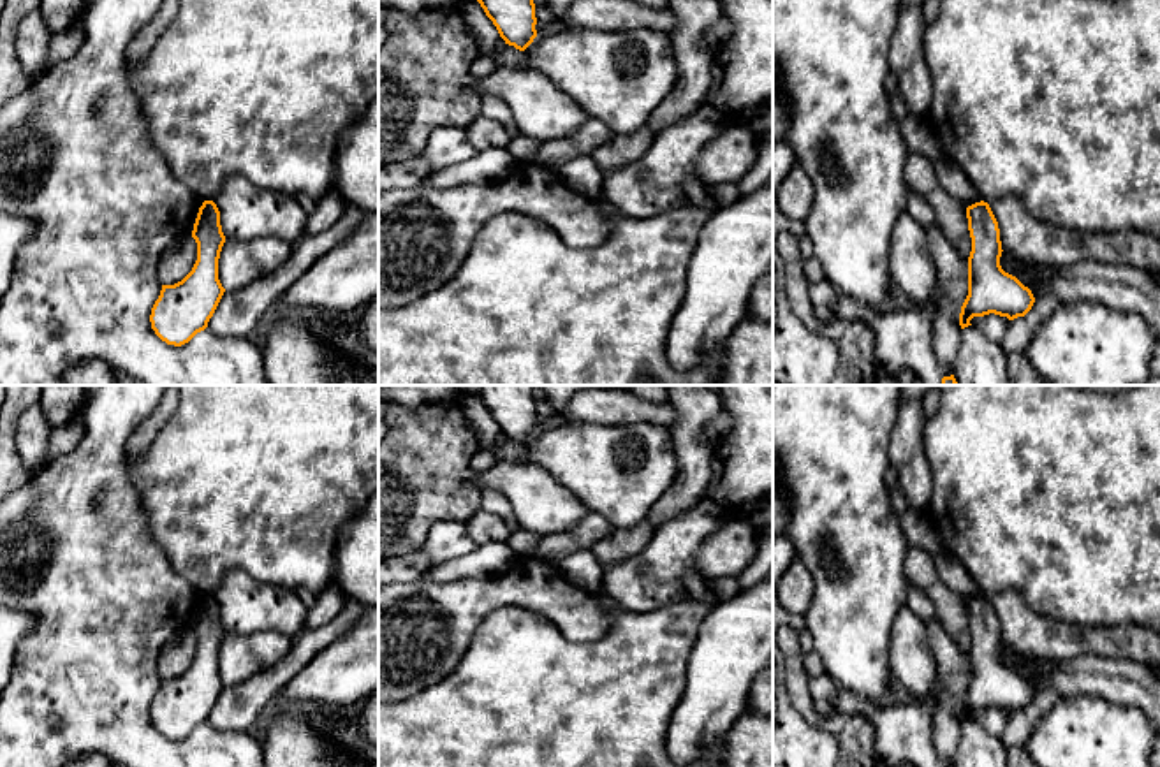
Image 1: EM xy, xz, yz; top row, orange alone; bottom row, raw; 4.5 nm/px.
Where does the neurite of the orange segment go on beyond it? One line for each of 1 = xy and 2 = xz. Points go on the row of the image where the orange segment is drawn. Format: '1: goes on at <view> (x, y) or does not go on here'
1: does not go on here
2: does not go on here

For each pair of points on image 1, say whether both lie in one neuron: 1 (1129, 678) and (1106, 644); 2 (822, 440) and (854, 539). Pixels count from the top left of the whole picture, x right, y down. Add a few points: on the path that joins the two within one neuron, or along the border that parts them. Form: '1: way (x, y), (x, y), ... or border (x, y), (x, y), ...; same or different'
1: border (1072, 658), (1099, 655), (1137, 660), (1141, 664); different
2: way (831, 465), (842, 514); same

